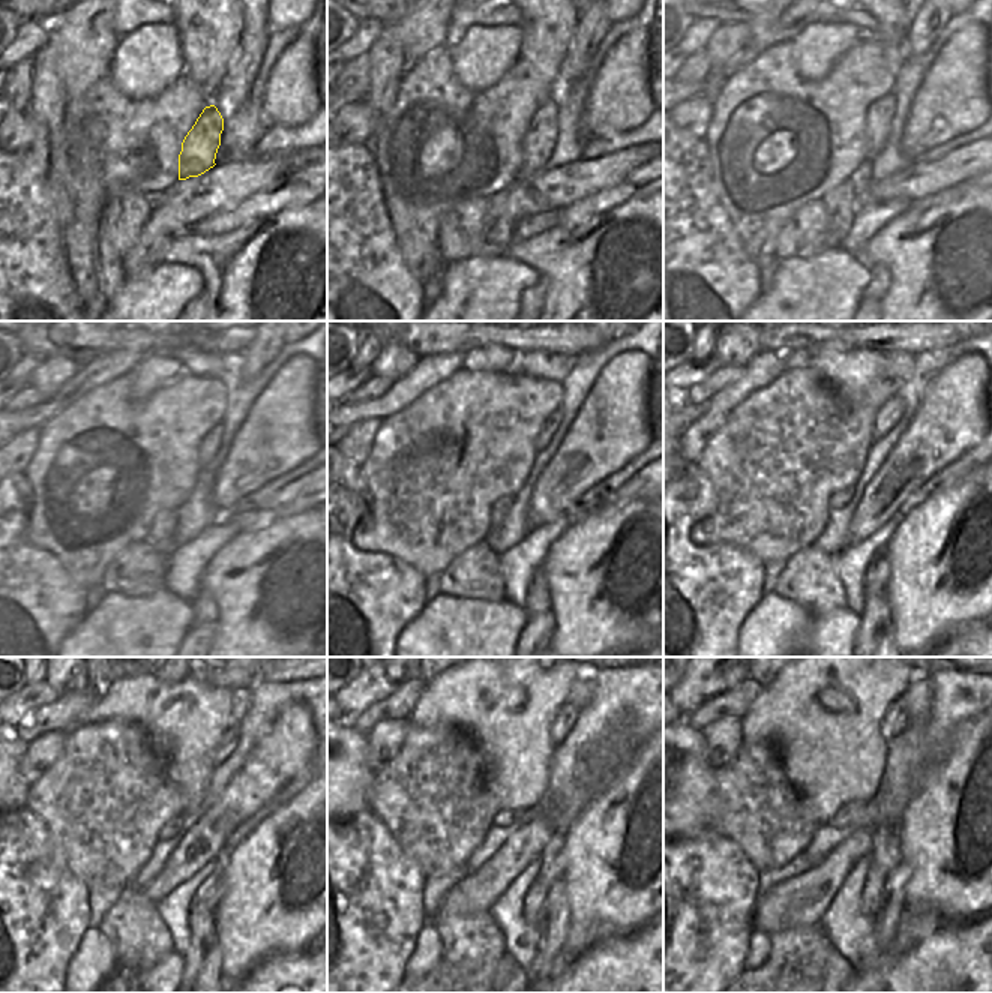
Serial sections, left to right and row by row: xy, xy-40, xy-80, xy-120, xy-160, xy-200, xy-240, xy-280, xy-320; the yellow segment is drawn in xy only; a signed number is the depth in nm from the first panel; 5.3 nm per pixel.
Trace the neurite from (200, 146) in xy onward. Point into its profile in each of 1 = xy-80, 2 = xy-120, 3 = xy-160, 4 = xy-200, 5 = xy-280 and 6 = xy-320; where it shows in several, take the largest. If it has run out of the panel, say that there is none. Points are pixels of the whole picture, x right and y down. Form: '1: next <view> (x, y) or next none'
1: next xy-80 (880, 114)
2: next xy-120 (210, 443)
3: next xy-160 (550, 426)
4: next xy-200 (889, 414)
5: next xy-280 (563, 723)
6: next xy-320 (895, 722)

